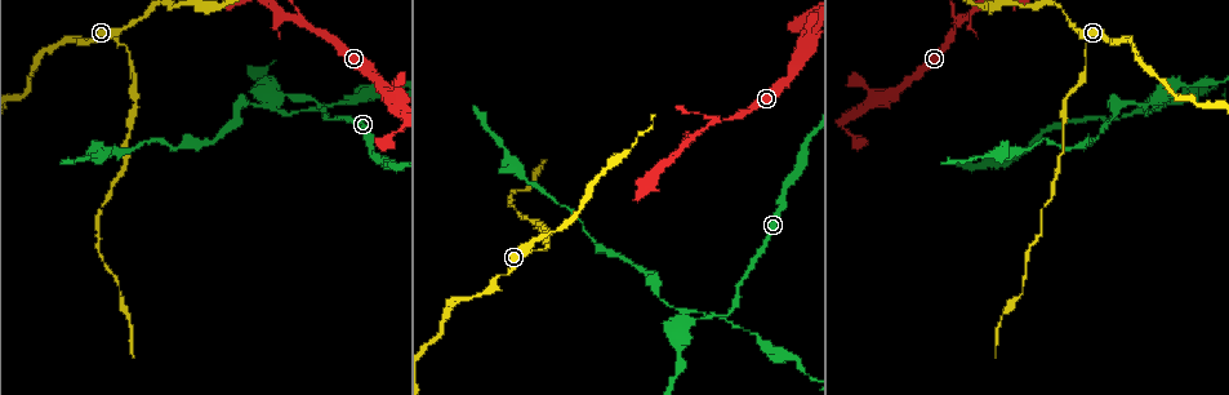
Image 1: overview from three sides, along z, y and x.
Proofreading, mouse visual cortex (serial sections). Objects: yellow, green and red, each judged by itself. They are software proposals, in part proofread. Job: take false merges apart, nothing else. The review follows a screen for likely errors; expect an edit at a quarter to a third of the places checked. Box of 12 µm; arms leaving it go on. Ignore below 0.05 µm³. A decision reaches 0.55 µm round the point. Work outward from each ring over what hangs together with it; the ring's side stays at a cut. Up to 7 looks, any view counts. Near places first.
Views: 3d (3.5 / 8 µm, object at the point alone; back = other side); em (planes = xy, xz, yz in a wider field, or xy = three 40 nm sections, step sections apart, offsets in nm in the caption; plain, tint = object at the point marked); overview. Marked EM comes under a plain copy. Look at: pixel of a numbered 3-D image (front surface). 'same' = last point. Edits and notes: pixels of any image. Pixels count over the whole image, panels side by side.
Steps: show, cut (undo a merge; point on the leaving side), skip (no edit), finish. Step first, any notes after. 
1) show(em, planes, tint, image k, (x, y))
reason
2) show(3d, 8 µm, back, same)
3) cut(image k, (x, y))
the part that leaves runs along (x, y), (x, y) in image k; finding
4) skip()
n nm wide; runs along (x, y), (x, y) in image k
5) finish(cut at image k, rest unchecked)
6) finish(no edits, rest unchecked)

show(3d, 3.5 µm, image 1, (302, 23))
arms part here

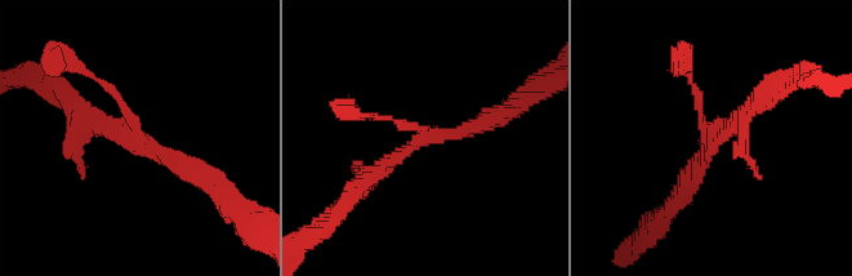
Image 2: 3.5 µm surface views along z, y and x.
show(em, xy, step 3, tint, image 2, (426, 141))
3 arms; arms of 100, 200, 250 nm; now the EM

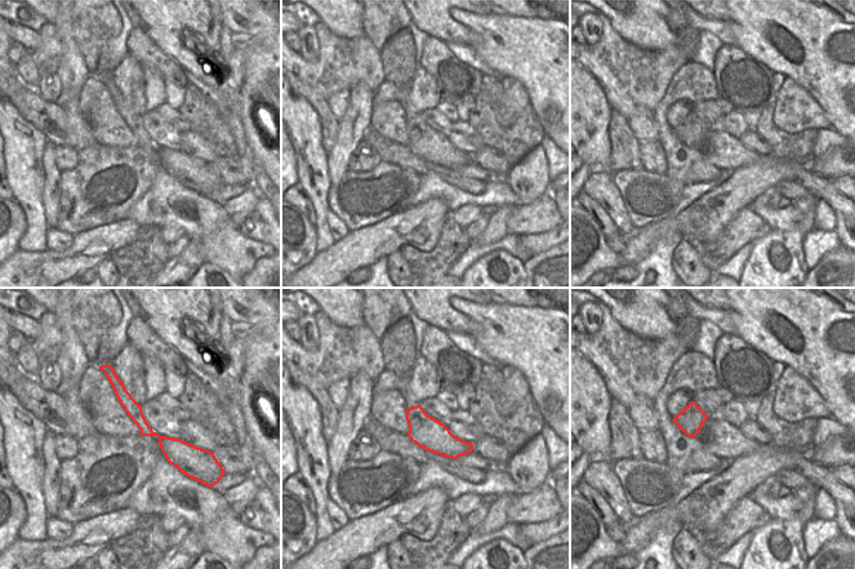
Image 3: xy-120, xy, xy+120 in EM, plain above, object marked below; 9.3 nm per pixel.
skip()
runs along (115, 383), (179, 465) in image 3; continuous, no second cell

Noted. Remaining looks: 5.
show(3d, 3.5 µm, image 1, (688, 321))

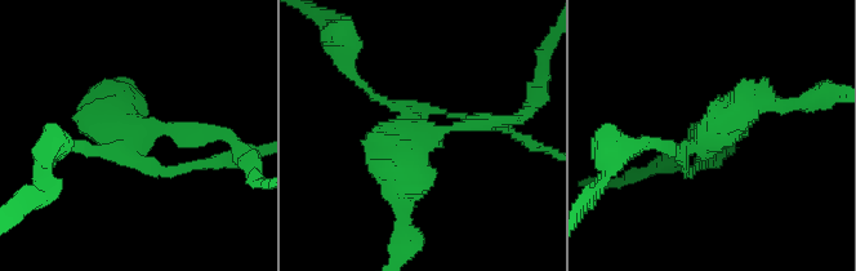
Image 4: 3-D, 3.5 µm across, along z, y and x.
show(em, xy, step 1, tint, image 4, (710, 133))
4 arms; arms of 100, 100, 200, 450 nm; need the tissue

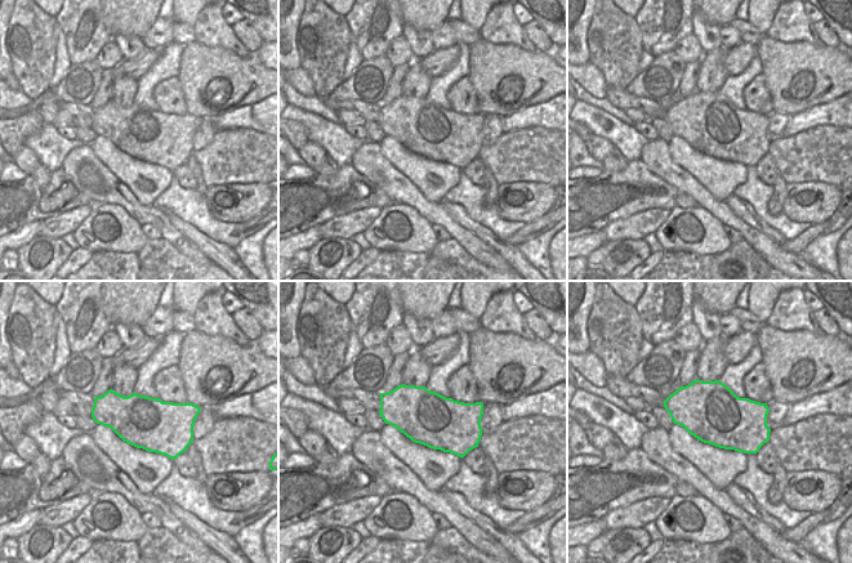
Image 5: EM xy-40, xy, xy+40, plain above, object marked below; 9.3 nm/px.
cut(image 4, (181, 168))
the part that leaves runs along (108, 151), (61, 143), (41, 183) in image 4; two cells meet here

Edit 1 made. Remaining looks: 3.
show(overview)

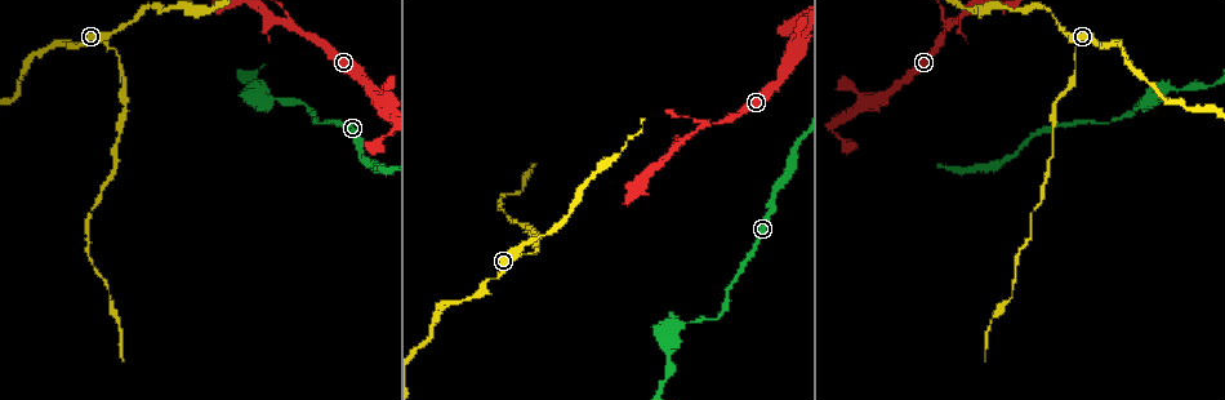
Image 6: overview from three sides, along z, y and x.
show(3d, 3.5 µm, image 6, (119, 68))
narrows sharply

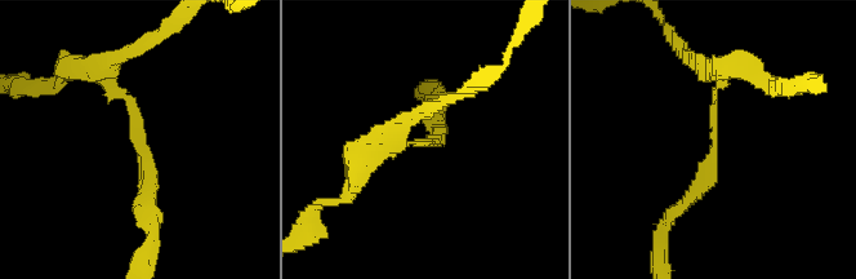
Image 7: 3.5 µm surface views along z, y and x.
show(em, planes, tint, image 7, (716, 138))

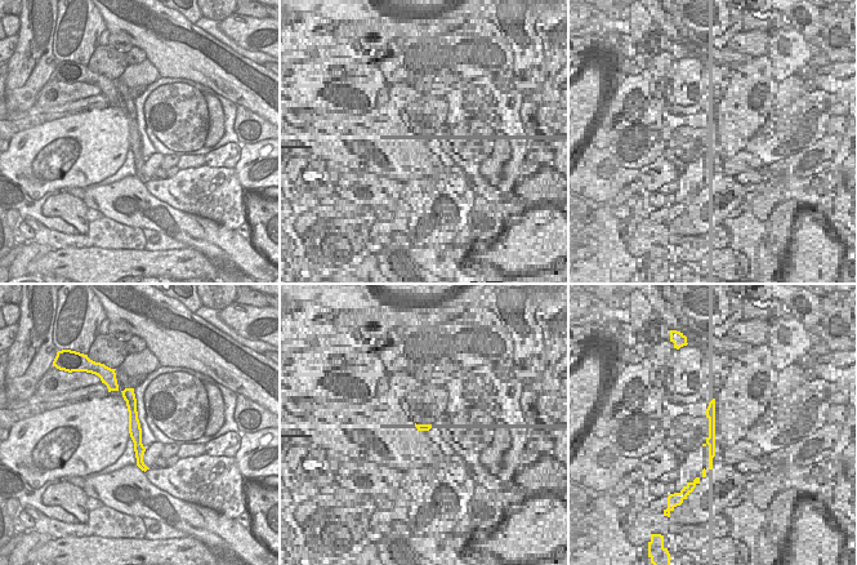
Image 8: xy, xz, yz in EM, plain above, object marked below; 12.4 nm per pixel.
cut(image 7, (712, 159))
the part that leaves runs along (713, 106), (707, 178), (677, 209) in image 7; two cells meet here

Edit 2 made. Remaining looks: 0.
finish(cut at image 4, cut at image 7, rest unchecked)

